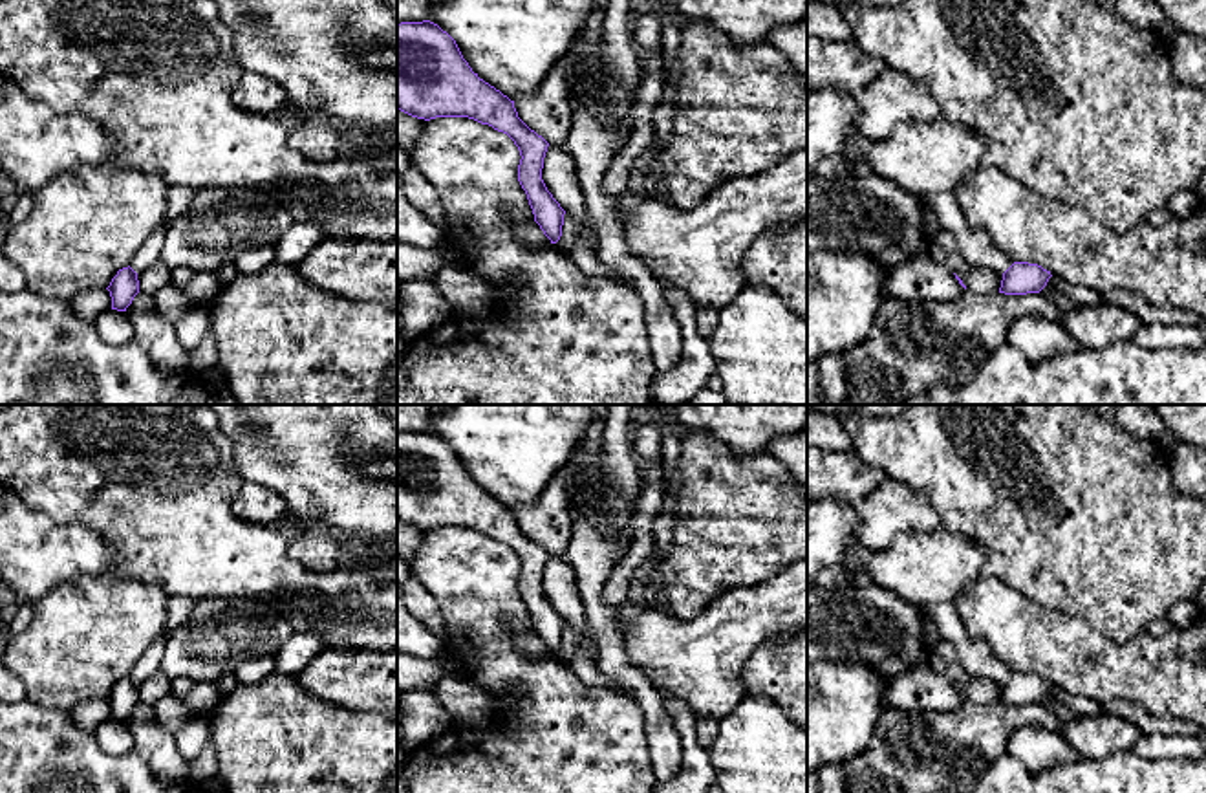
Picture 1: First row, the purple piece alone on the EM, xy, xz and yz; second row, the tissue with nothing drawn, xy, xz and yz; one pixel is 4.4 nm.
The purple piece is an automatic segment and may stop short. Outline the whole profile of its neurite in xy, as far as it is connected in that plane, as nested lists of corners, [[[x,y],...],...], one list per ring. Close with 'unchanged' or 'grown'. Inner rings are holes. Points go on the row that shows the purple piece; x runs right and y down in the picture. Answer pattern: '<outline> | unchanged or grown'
[[[130,266],[119,269],[106,289],[112,297],[112,310],[126,311],[134,297],[139,293],[137,273]]] | unchanged

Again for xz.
[[[430,20],[397,24],[397,110],[425,121],[436,117],[468,117],[507,134],[522,156],[518,181],[527,194],[534,222],[551,244],[560,240],[565,211],[542,179],[549,143],[518,117],[514,101],[472,71],[456,40]]] | unchanged

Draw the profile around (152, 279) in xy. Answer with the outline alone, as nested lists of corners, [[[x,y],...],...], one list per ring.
[[[159,262],[139,273],[137,280],[139,280],[139,291],[152,295],[172,280],[172,267]]]

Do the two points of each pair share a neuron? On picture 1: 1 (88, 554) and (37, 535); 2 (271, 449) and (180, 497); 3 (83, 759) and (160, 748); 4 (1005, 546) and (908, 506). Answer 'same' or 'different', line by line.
1: same
2: different
3: different
4: different

